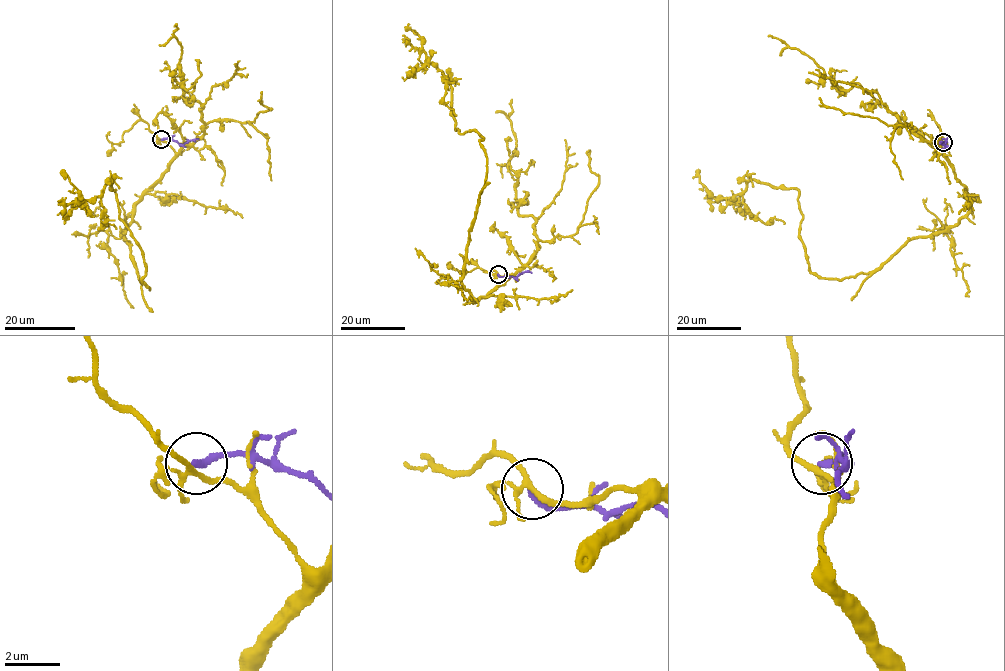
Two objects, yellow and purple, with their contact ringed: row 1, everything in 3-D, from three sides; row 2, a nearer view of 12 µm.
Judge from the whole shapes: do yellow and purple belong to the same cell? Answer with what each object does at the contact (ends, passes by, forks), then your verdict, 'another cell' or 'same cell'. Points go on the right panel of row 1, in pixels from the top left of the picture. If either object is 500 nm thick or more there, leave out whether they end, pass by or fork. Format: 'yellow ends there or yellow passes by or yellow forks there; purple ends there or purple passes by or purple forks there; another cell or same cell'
yellow forks there; purple ends there; another cell

